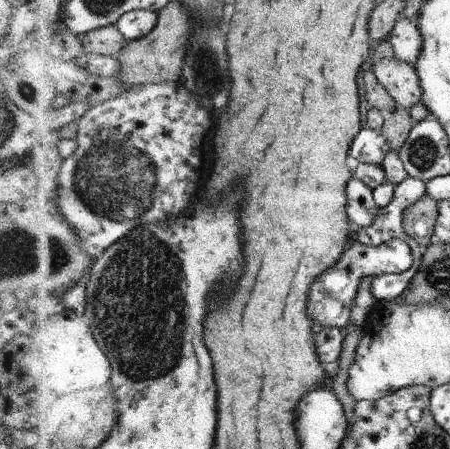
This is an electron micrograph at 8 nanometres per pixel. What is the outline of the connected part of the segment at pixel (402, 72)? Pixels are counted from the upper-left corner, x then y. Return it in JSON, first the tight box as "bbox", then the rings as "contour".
{"bbox":[374,57,422,111],"contour":[[[396,57],[380,59],[374,64],[374,74],[386,92],[395,100],[396,106],[409,111],[422,98],[422,88],[414,65]]]}

